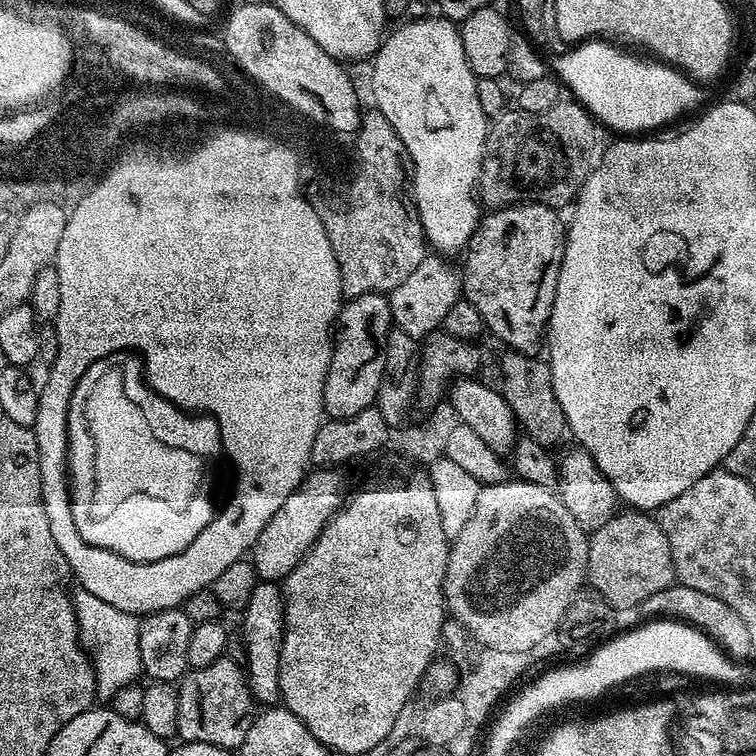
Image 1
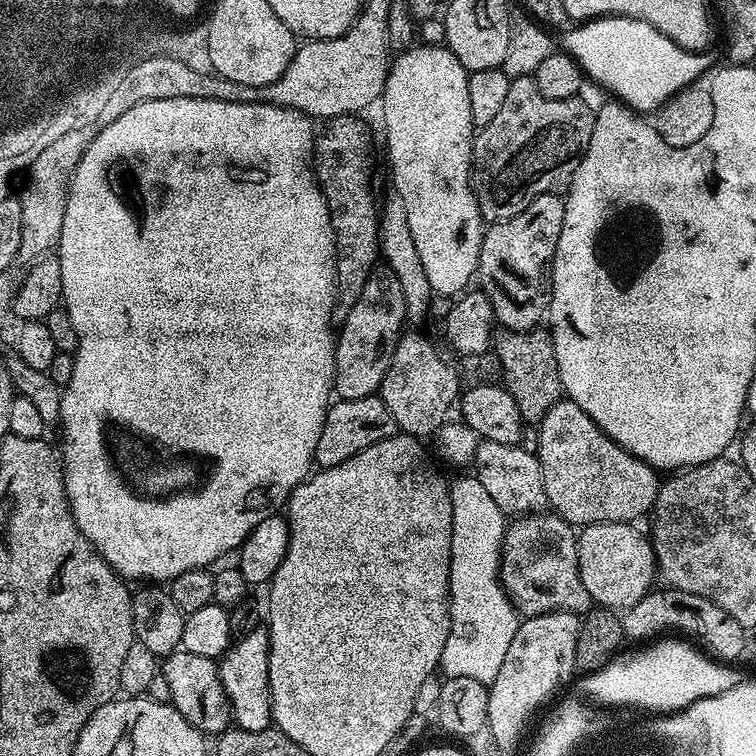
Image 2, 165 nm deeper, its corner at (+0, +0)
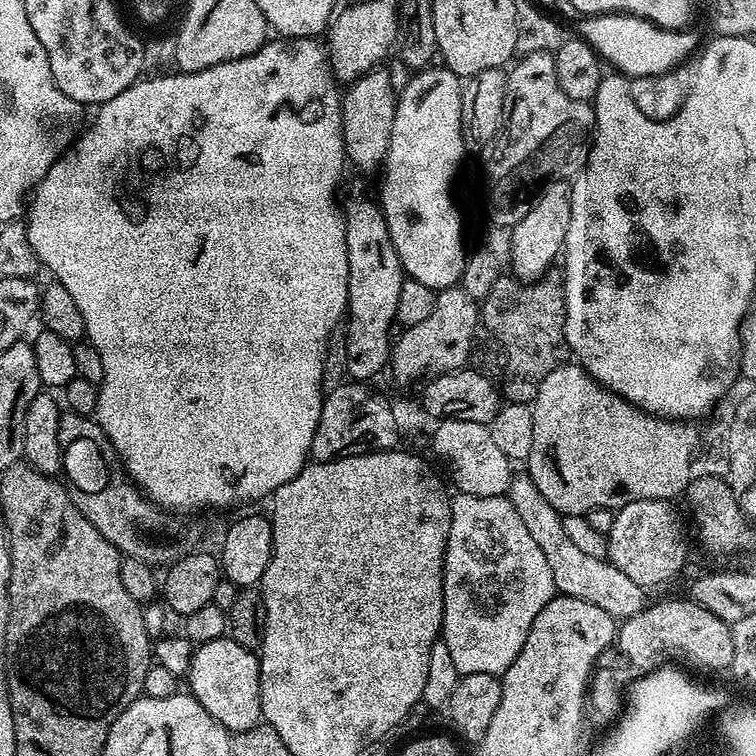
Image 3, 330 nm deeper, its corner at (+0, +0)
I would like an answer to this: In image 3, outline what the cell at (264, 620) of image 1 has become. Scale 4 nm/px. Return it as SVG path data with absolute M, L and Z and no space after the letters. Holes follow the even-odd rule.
M225 638L199 645L192 653L192 661L188 667L186 684L189 684L190 694L214 718L227 728L229 733L245 732L261 723L260 715L260 657L253 649L239 645L238 642Z

